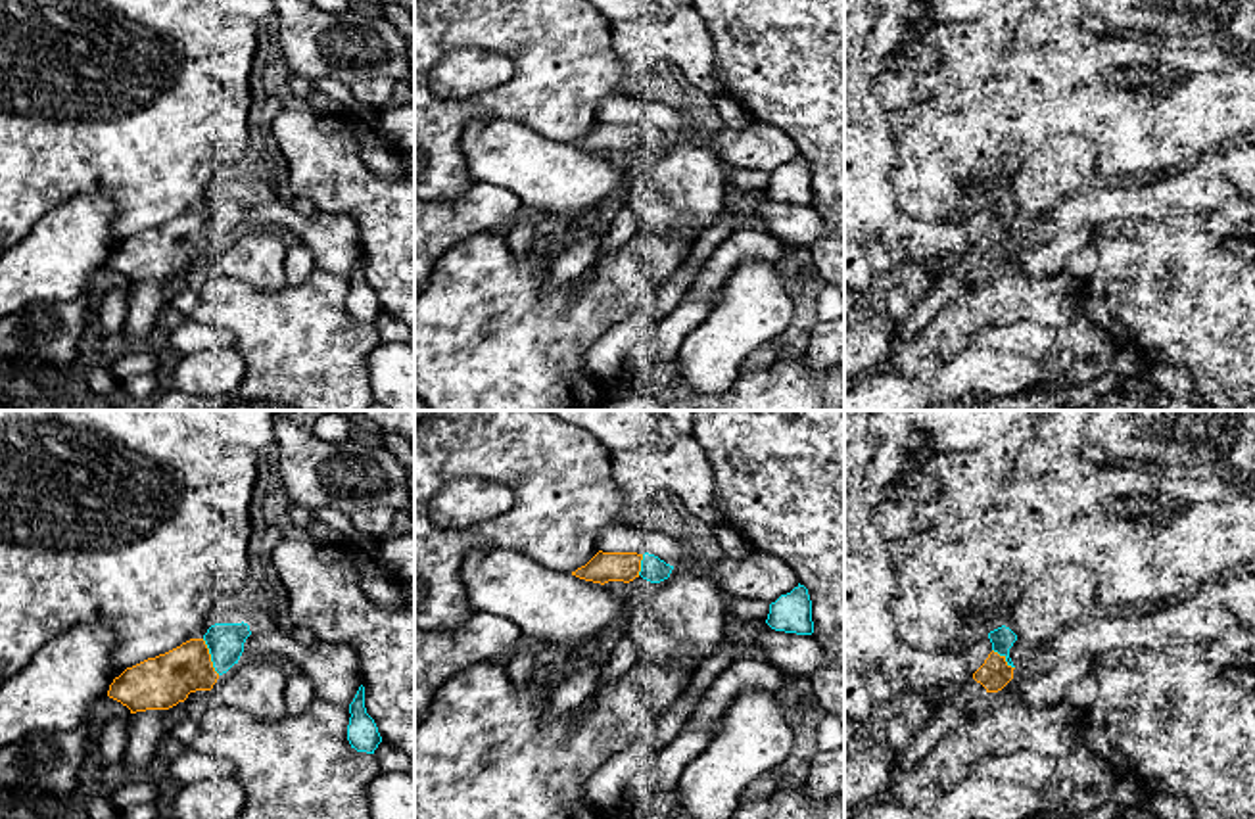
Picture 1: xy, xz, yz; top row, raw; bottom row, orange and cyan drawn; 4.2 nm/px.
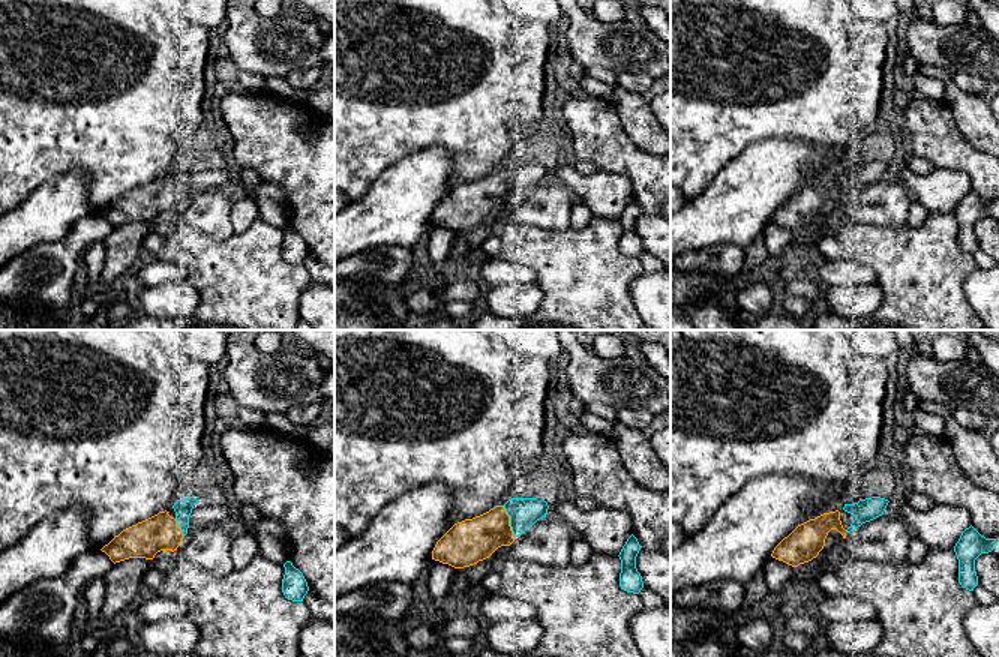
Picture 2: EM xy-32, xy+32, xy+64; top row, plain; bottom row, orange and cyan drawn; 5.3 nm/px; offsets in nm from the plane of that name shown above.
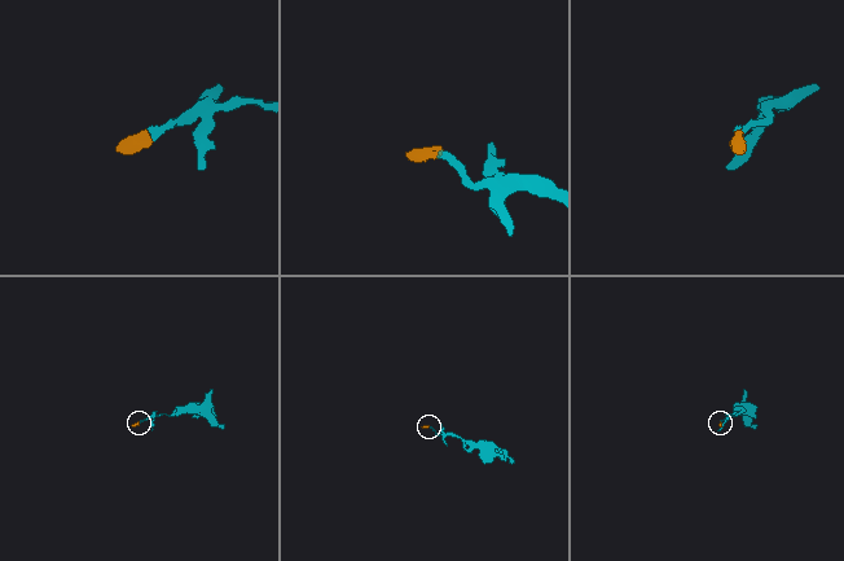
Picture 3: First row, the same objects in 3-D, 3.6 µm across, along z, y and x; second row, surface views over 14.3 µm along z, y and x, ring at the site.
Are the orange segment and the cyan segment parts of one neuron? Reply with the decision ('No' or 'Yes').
Yes

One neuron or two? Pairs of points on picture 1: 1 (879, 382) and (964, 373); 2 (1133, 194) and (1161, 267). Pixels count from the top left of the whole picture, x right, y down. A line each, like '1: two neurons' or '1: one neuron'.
1: one neuron
2: two neurons

